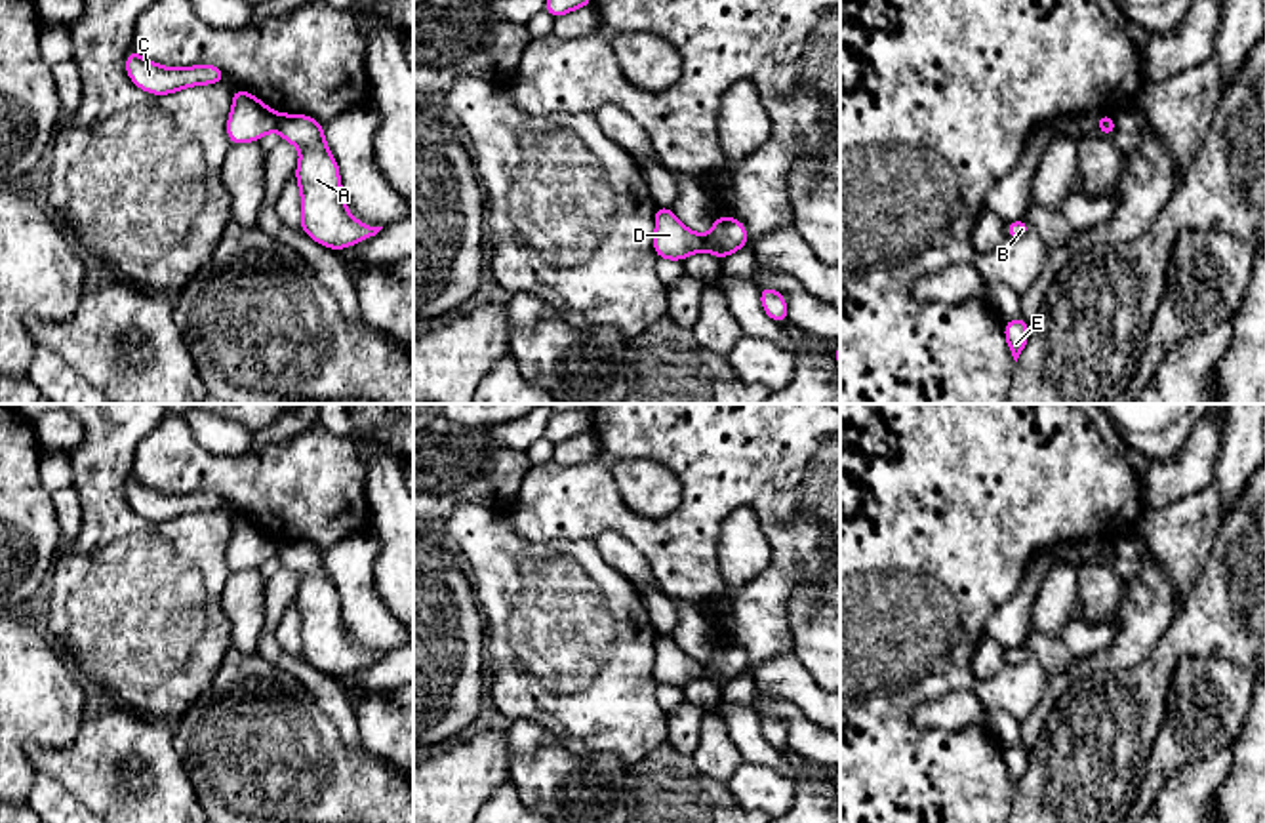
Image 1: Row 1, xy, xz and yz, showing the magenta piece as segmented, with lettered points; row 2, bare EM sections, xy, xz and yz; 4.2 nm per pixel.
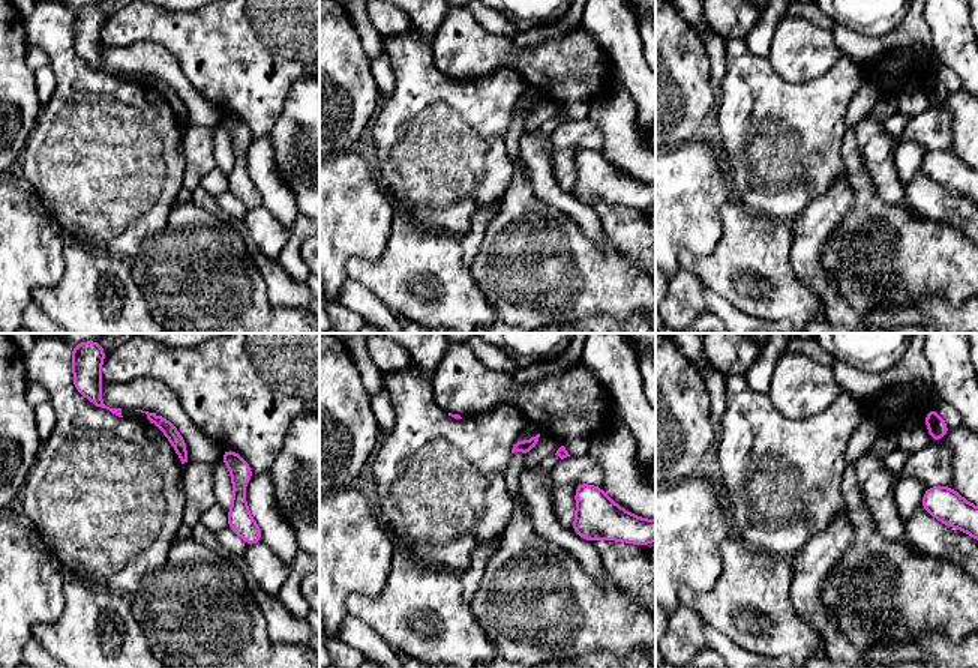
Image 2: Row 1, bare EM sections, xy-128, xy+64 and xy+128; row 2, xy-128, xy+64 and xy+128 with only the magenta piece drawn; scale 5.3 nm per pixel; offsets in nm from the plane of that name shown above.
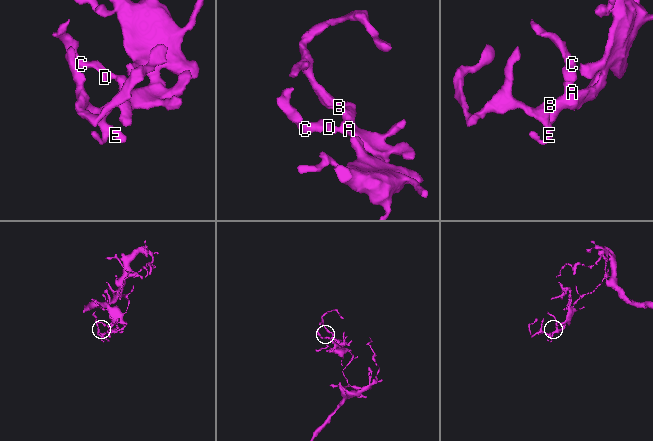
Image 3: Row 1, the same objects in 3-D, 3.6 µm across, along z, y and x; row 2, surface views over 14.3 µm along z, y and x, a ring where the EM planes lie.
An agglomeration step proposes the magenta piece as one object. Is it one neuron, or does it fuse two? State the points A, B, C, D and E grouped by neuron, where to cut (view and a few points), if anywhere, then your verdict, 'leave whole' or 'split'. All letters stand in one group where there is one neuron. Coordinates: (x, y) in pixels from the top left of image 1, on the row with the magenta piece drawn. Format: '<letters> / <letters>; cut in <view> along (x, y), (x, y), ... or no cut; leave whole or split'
A B E / C D; cut in xy along (281, 115), (277, 126); split

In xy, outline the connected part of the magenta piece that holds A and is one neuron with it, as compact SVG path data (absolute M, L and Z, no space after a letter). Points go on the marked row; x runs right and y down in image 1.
M280 114L278 131L282 141L301 149L293 175L301 189L301 231L339 251L375 236L383 227L360 223L349 213L339 166L326 145L324 126L307 114Z

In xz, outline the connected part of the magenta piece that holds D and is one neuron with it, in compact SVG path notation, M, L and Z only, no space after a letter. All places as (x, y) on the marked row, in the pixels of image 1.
M657 206L655 208L655 236L653 236L653 251L659 259L682 261L688 255L705 250L705 236L684 227L671 208Z

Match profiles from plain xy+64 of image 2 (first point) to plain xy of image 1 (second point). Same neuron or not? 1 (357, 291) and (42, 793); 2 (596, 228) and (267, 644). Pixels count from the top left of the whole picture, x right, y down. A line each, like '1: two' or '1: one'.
1: one
2: one

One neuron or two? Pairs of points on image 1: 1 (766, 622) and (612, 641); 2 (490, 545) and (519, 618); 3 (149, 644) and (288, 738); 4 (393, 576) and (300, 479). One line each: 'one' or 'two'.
1: two
2: one
3: two
4: two

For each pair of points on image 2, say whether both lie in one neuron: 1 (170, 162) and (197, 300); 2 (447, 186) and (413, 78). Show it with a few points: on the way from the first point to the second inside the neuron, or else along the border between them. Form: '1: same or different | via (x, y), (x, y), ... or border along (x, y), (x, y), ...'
1: different | border along (176, 204), (167, 222), (155, 233)
2: same | via (420, 159), (408, 147), (408, 105)

